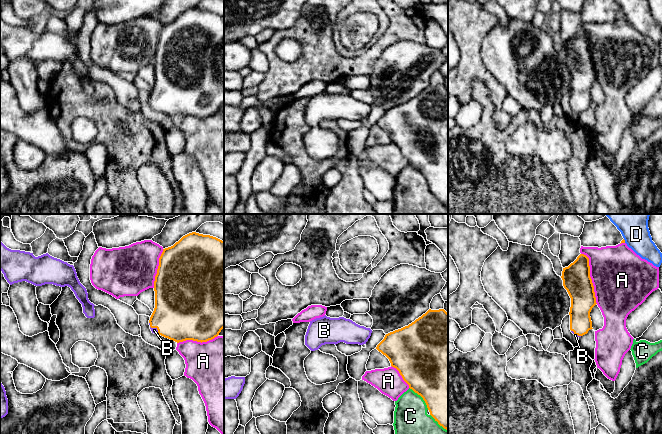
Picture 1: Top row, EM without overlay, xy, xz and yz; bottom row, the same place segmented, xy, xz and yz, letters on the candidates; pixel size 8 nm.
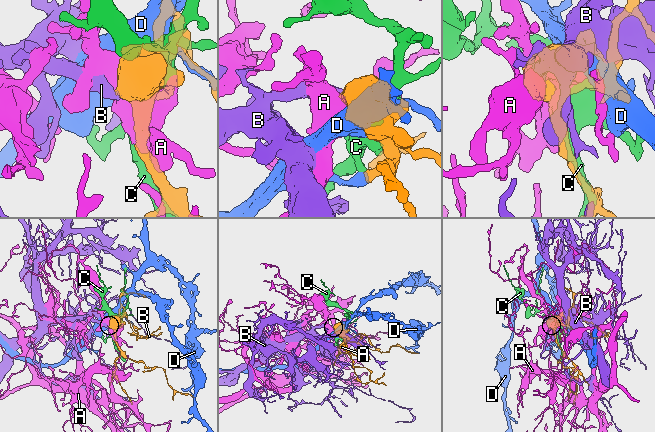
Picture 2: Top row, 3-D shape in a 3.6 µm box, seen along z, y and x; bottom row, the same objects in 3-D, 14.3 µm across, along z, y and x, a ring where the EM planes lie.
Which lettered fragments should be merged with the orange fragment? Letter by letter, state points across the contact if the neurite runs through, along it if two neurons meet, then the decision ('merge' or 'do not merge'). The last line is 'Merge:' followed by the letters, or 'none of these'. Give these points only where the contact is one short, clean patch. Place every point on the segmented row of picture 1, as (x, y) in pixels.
A: do not merge
B: across xy (182, 312), (155, 327), (154, 330) | merge
C: do not merge
D: do not merge
Merge: B

